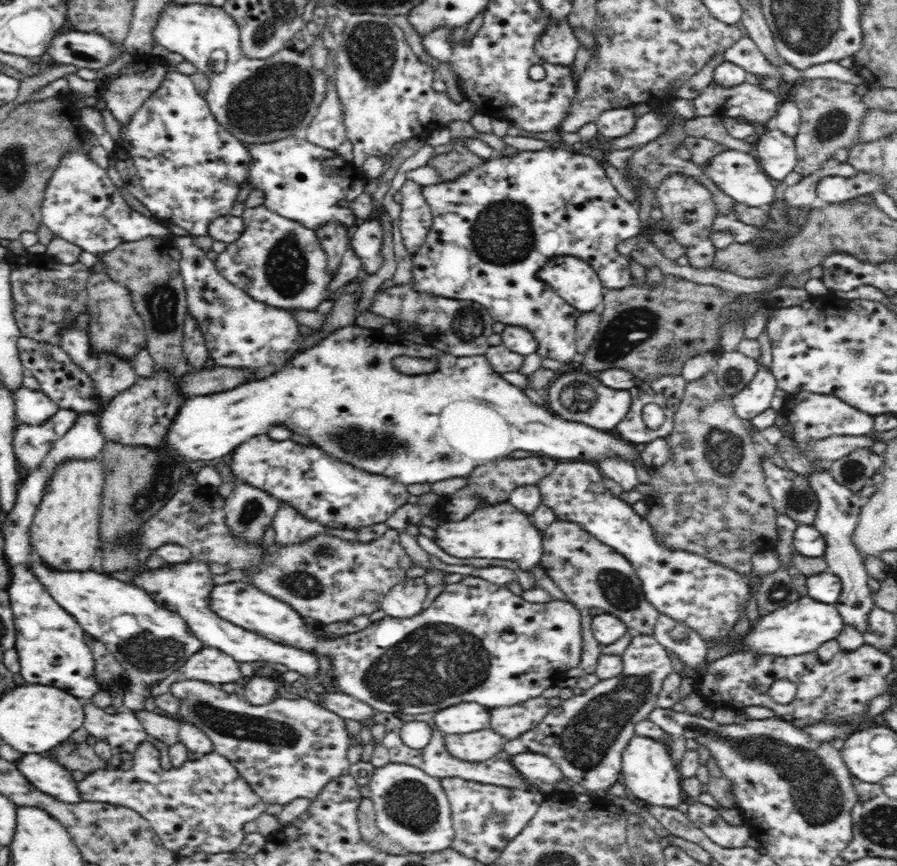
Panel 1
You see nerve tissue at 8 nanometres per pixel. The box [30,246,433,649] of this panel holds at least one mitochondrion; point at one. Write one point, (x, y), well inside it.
(155, 485)

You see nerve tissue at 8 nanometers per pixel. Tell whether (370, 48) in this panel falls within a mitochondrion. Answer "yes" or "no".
yes

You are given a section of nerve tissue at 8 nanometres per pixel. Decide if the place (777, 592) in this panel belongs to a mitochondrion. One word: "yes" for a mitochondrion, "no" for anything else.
yes

